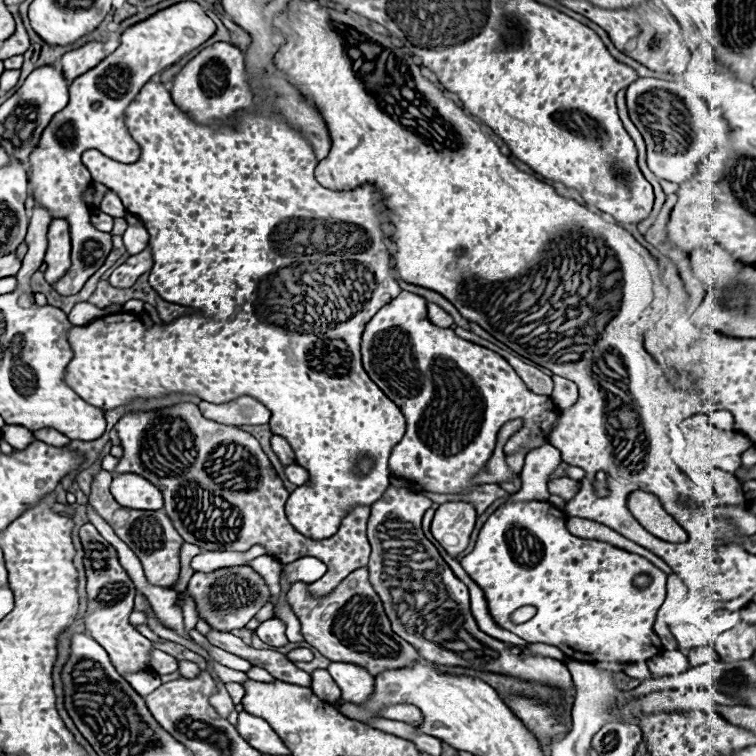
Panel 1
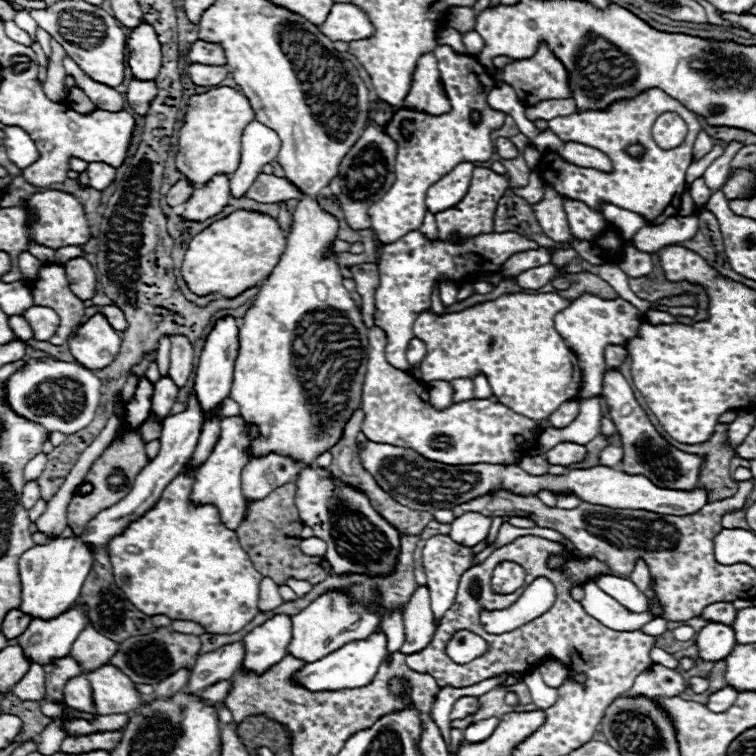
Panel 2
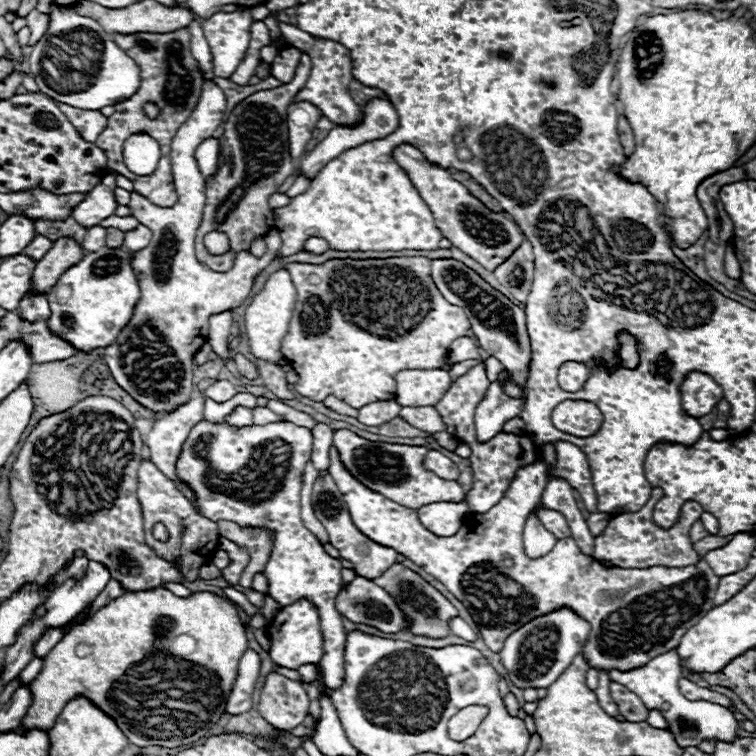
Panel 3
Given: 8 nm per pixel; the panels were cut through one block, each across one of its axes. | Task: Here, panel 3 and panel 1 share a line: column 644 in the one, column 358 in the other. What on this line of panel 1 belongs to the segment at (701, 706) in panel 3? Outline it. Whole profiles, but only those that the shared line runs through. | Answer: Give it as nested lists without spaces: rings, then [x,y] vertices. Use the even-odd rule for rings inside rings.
[[[332,662],[328,672],[338,682],[342,690],[342,700],[352,704],[362,704],[374,694],[374,676],[358,664],[352,662]]]

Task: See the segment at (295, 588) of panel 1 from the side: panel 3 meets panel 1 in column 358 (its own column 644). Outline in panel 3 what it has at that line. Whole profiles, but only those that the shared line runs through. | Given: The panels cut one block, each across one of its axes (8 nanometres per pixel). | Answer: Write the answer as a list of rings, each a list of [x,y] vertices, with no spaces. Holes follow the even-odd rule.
[[[334,446],[330,448],[328,474],[334,478],[338,490],[342,492],[356,528],[362,534],[366,534],[370,540],[374,540],[376,544],[394,548],[398,554],[422,566],[428,574],[440,580],[472,614],[476,614],[476,620],[480,616],[478,628],[480,628],[482,640],[492,652],[500,652],[504,640],[512,632],[516,632],[522,624],[564,606],[590,622],[590,636],[582,648],[584,660],[590,664],[590,668],[606,670],[606,672],[610,670],[626,672],[626,670],[640,668],[648,664],[652,658],[676,648],[680,638],[686,634],[686,630],[692,628],[700,618],[704,618],[708,610],[712,610],[712,600],[714,600],[720,578],[712,572],[712,568],[704,560],[696,562],[696,566],[692,564],[684,568],[652,566],[646,570],[642,568],[608,570],[592,556],[582,554],[572,538],[558,540],[554,550],[546,554],[544,558],[528,558],[524,554],[524,544],[522,544],[522,520],[528,518],[532,508],[538,504],[538,496],[542,496],[544,492],[544,486],[548,480],[546,470],[548,468],[542,458],[536,458],[536,462],[518,468],[504,498],[486,514],[470,514],[470,518],[464,518],[460,532],[452,538],[440,538],[432,534],[430,530],[426,530],[420,524],[416,510],[398,506],[396,502],[368,490],[366,486],[360,486],[360,482],[356,482],[356,478],[352,478],[348,470],[344,470]]]

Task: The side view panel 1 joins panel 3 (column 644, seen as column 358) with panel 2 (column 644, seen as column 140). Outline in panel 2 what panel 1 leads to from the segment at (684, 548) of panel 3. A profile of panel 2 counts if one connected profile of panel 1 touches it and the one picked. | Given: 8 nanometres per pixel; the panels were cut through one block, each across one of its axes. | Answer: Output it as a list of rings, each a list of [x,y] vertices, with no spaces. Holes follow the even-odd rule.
[[[606,370],[604,374],[604,386],[602,396],[608,406],[608,416],[616,426],[616,432],[620,434],[620,446],[624,450],[624,458],[620,460],[618,468],[626,474],[644,474],[650,482],[654,482],[660,488],[670,490],[694,490],[698,484],[698,474],[702,468],[702,458],[696,454],[682,452],[674,446],[670,446],[652,426],[646,412],[640,408],[640,404],[634,398],[634,392],[626,378],[618,370]]]

